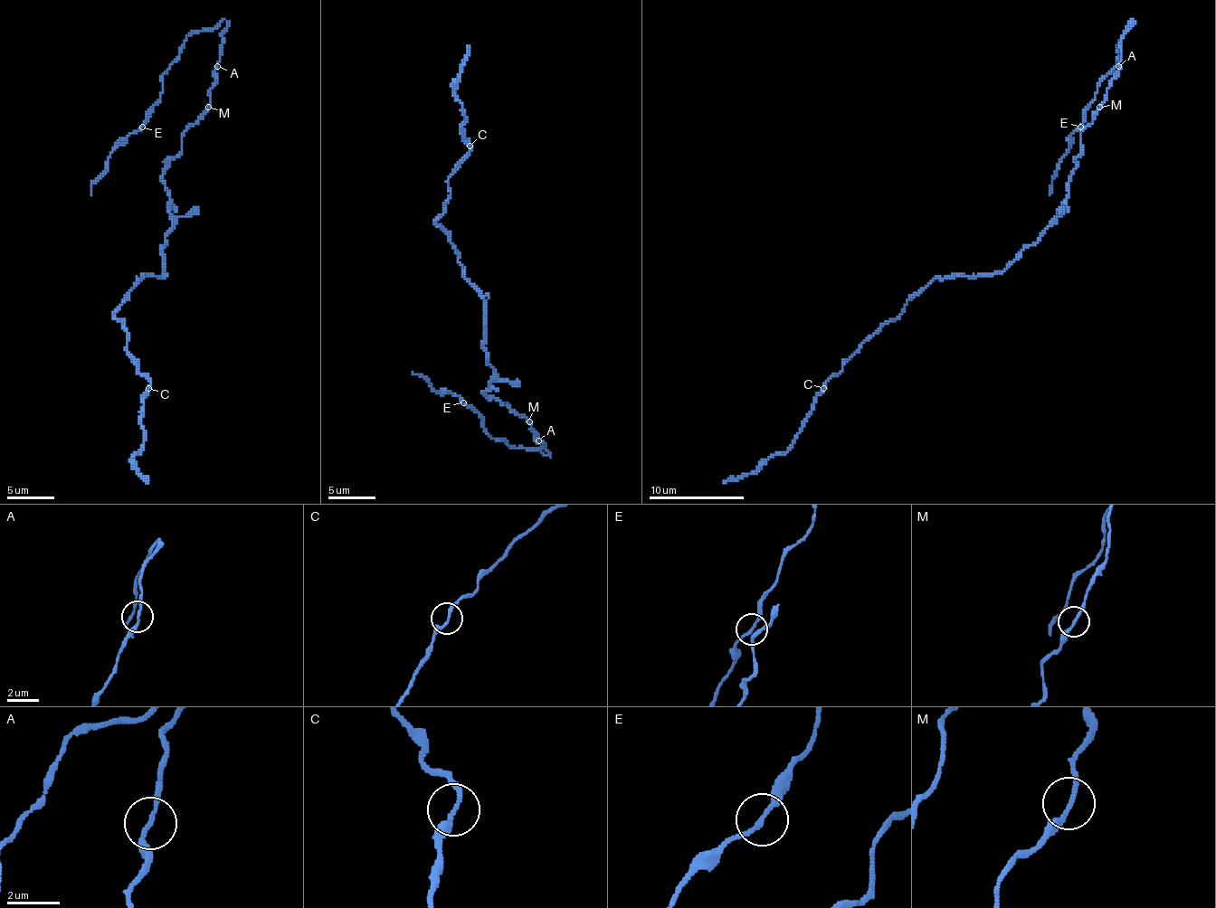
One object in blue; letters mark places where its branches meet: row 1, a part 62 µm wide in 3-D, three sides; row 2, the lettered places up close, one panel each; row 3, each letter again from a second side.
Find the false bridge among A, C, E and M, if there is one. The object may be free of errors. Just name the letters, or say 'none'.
none

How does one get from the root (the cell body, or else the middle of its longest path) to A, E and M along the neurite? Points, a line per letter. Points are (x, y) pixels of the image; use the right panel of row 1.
A: (1059, 212), (1080, 152), (1080, 133), (1092, 121), (1092, 114), (1105, 99), (1118, 66)
E: (1059, 212), (1080, 133), (1118, 69), (1121, 35), (1133, 19), (1080, 126)
M: (1059, 212), (1080, 152), (1080, 133), (1099, 107)

